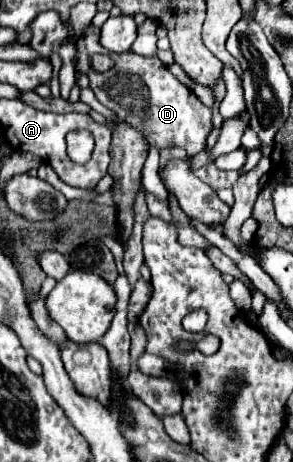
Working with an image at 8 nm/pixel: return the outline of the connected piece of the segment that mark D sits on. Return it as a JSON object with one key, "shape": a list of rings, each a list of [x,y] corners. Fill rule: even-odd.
{"shape":[[[93,26],[85,28],[83,36],[77,40],[77,50],[77,70],[91,78],[89,86],[97,100],[113,110],[121,122],[129,122],[133,128],[139,128],[143,136],[147,136],[149,148],[157,148],[159,152],[165,148],[183,148],[187,156],[195,156],[207,148],[207,136],[213,128],[211,108],[189,92],[189,88],[183,86],[157,56],[143,58],[133,52],[111,54],[99,44],[99,30]],[[89,54],[109,54],[115,60],[115,66],[107,72],[93,70],[89,64]]]}

